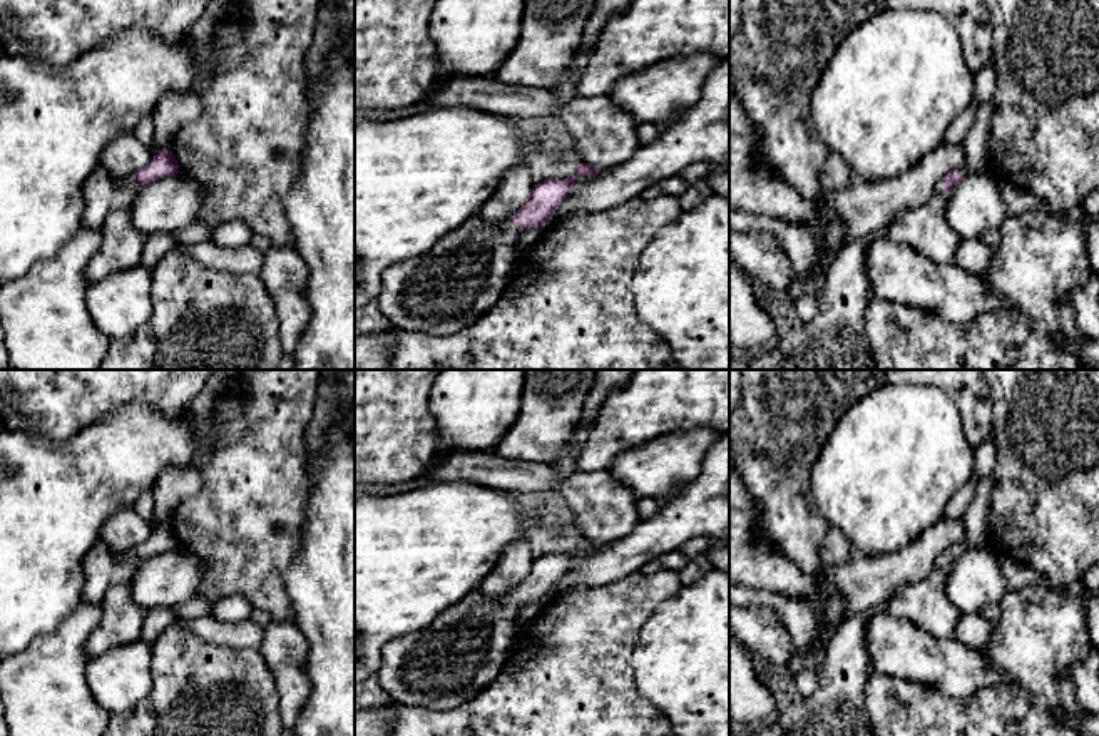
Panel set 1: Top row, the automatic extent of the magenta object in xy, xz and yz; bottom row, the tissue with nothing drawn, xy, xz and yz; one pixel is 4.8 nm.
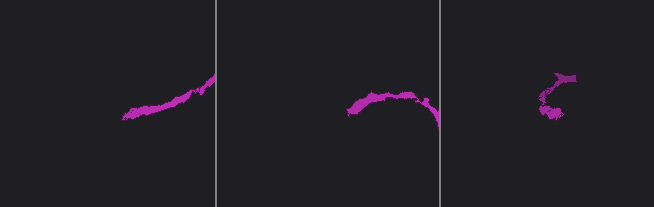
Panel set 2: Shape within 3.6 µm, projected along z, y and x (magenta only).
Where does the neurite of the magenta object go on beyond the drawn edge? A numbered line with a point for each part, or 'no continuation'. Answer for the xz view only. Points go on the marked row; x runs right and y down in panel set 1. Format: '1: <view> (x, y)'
1: xz (462, 276)

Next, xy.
1: xy (102, 194)

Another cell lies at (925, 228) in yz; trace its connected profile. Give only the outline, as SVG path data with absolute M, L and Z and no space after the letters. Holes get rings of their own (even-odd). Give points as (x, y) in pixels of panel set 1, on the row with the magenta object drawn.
M935 194L928 202L902 211L888 226L888 239L905 243L933 263L953 263L960 236L945 217L945 199Z

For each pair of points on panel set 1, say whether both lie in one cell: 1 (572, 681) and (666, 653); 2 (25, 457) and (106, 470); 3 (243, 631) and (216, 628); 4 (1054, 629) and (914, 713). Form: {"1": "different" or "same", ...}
{"1": "different", "2": "same", "3": "same", "4": "same"}

